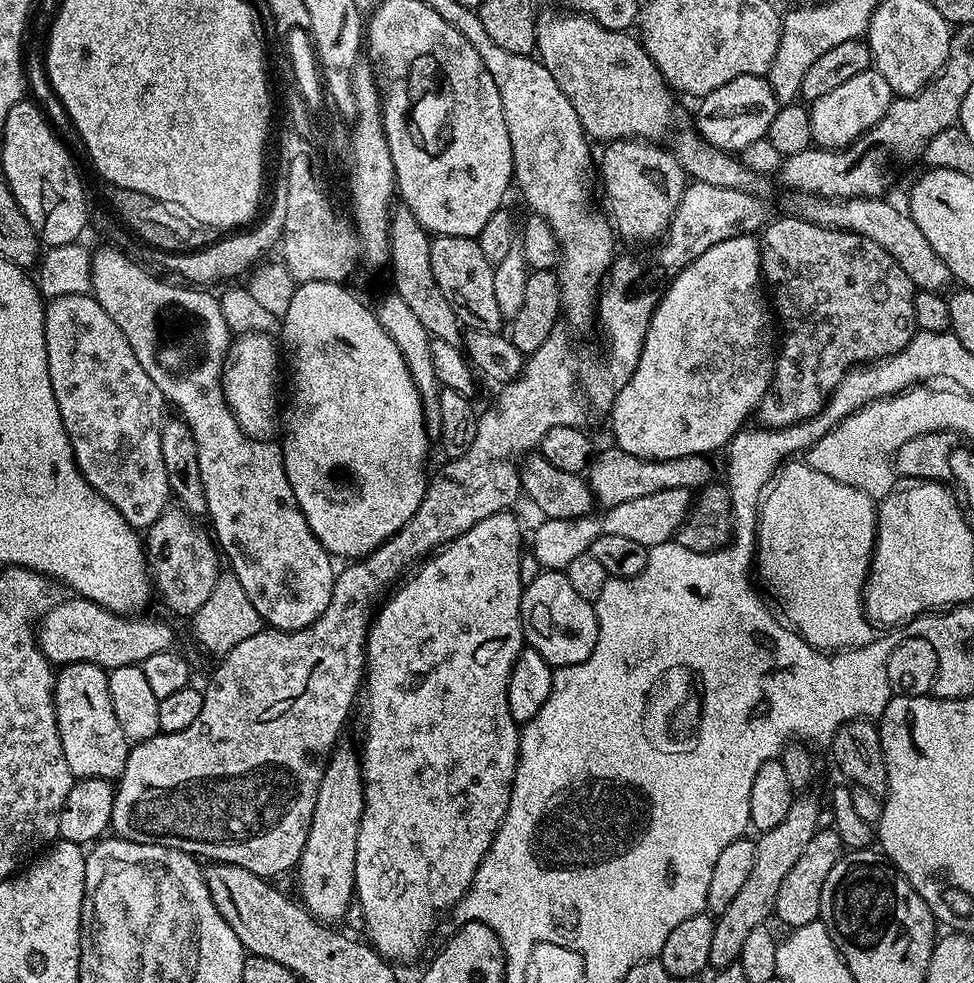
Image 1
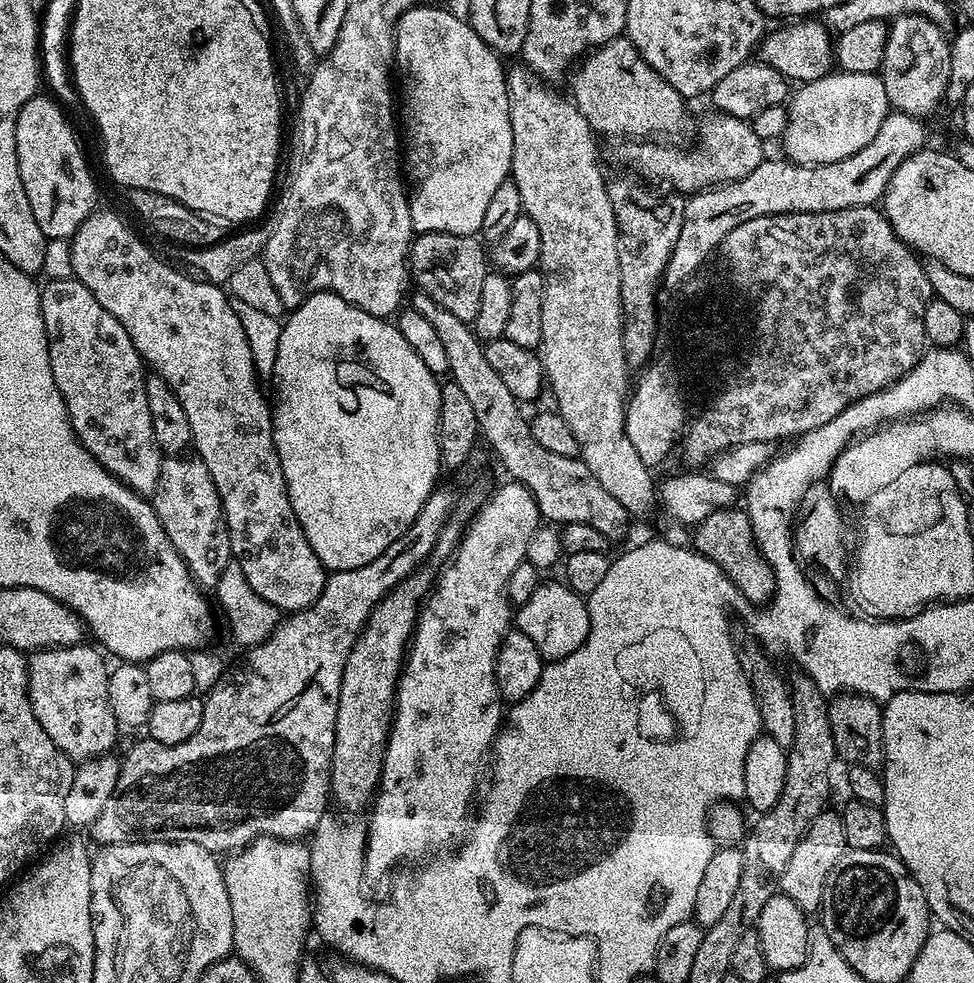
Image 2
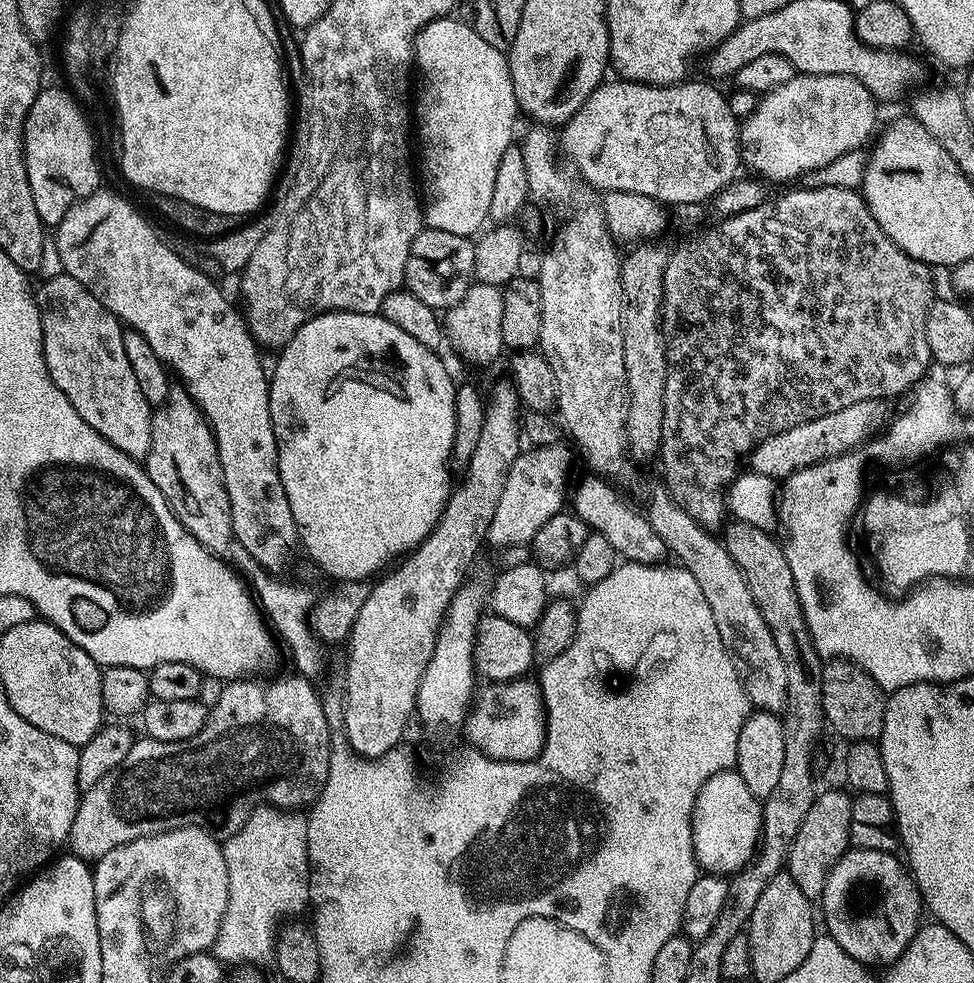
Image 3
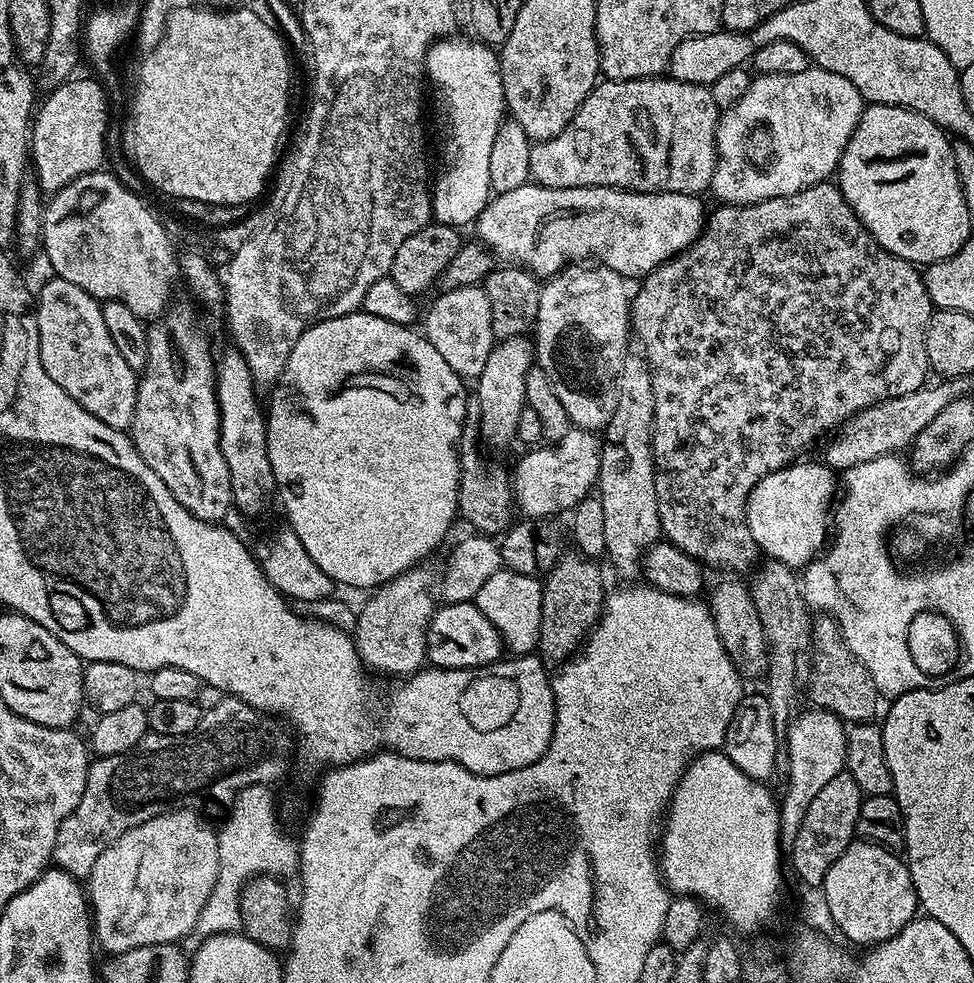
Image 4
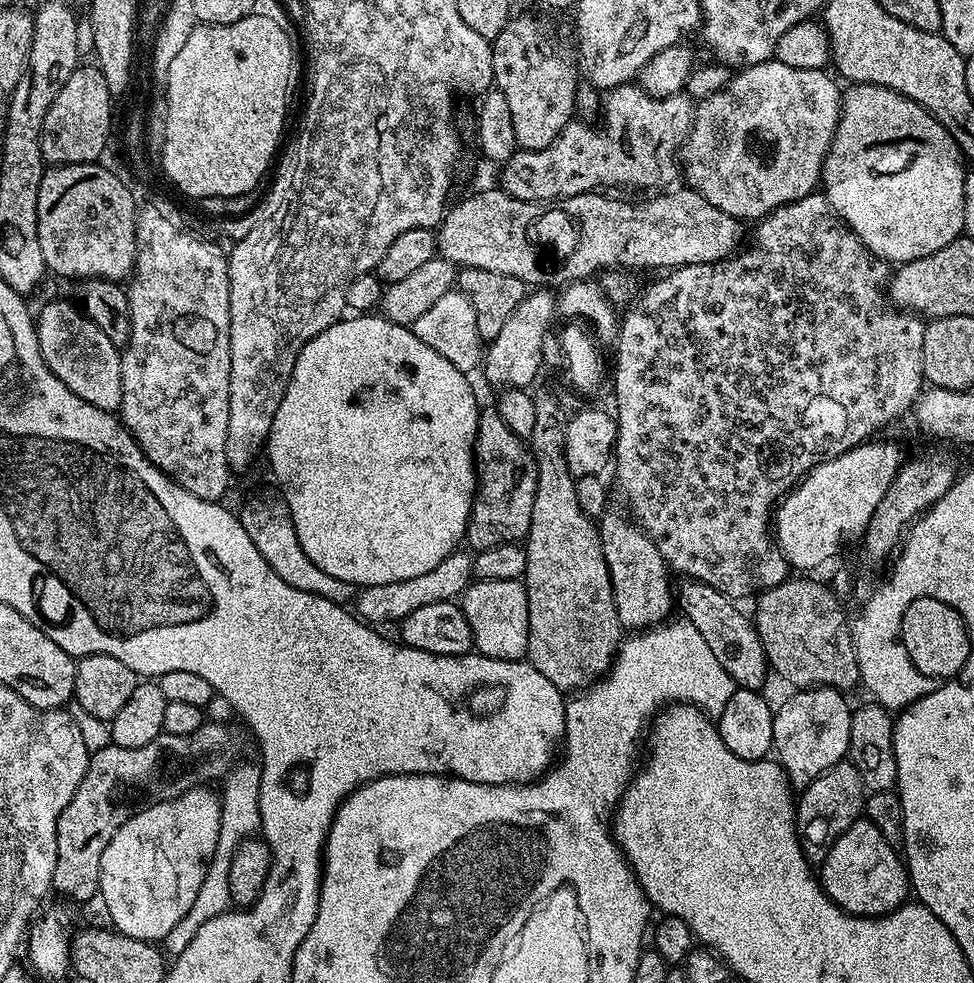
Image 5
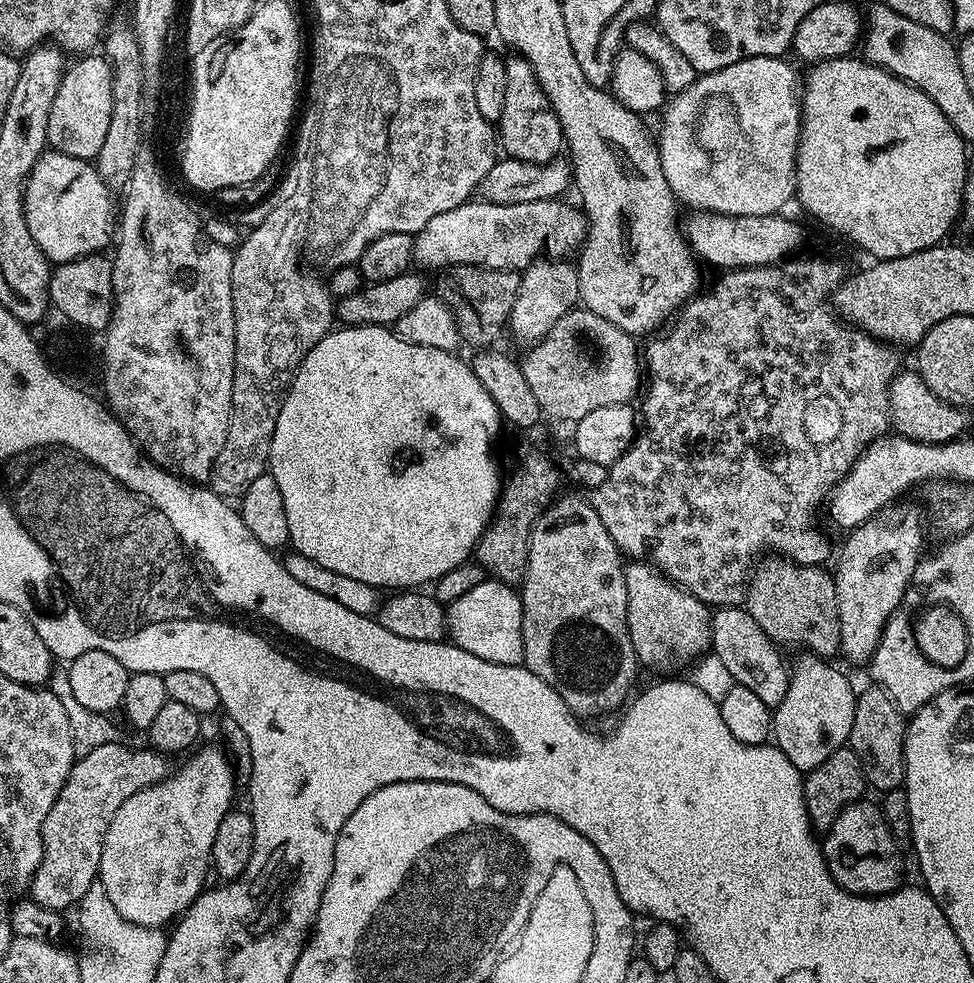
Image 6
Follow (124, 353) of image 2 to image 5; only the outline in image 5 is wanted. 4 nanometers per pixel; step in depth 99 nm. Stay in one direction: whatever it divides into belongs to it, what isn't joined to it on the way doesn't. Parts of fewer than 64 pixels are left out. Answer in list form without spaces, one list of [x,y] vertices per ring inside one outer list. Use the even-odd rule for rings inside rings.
[[[71,299],[52,300],[40,308],[35,317],[36,337],[46,366],[82,402],[90,402],[98,410],[115,413],[122,402],[121,349]]]

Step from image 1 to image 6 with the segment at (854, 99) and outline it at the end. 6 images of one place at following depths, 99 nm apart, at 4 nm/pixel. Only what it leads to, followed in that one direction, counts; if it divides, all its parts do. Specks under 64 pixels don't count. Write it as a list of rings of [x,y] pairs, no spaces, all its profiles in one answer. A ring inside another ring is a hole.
[[[779,56],[746,58],[742,62],[734,62],[734,66],[726,66],[717,72],[697,75],[692,85],[671,97],[663,113],[664,129],[661,130],[660,136],[658,135],[658,147],[662,174],[666,174],[666,182],[670,182],[670,190],[681,205],[689,204],[689,209],[702,212],[745,216],[746,214],[777,214],[787,206],[788,199],[790,201],[793,199],[796,191],[796,148],[799,146],[802,125],[802,80],[801,77],[796,77],[795,70],[786,61],[787,59]]]

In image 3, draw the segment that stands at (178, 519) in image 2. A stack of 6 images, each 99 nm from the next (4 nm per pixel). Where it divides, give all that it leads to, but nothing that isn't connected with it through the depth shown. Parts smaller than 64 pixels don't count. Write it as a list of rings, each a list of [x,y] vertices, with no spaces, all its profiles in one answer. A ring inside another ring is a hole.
[[[169,391],[168,403],[153,411],[150,450],[142,464],[154,486],[162,490],[166,502],[172,507],[172,512],[180,520],[181,526],[209,552],[224,554],[227,553],[229,544],[233,543],[234,537],[230,518],[230,498],[226,494],[226,482],[216,449],[216,436],[209,428],[206,417],[200,413],[200,407],[192,401],[192,397],[187,391],[179,391]]]

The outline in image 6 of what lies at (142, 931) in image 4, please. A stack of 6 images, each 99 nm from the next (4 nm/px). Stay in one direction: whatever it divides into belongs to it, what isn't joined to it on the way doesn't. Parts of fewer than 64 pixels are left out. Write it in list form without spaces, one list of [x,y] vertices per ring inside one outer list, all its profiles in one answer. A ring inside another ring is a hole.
[[[223,747],[202,748],[193,751],[187,757],[189,760],[162,782],[146,786],[138,790],[138,794],[126,798],[126,802],[118,806],[110,830],[106,830],[98,882],[121,918],[138,926],[159,929],[164,926],[160,924],[171,925],[205,891],[204,879],[210,876],[214,834],[218,832],[218,822],[233,811],[232,795],[238,780],[229,753]]]

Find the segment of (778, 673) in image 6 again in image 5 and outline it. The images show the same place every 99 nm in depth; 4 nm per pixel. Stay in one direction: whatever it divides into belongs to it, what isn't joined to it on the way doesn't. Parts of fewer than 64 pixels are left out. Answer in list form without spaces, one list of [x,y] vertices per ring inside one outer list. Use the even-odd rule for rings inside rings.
[[[685,579],[684,585],[678,588],[678,608],[682,611],[683,619],[689,620],[706,638],[706,646],[714,650],[714,658],[722,662],[722,670],[730,674],[732,681],[742,688],[763,689],[764,679],[770,676],[768,656],[756,633],[755,623],[740,613],[741,605],[731,596],[724,596],[714,586],[706,586],[697,580]]]

